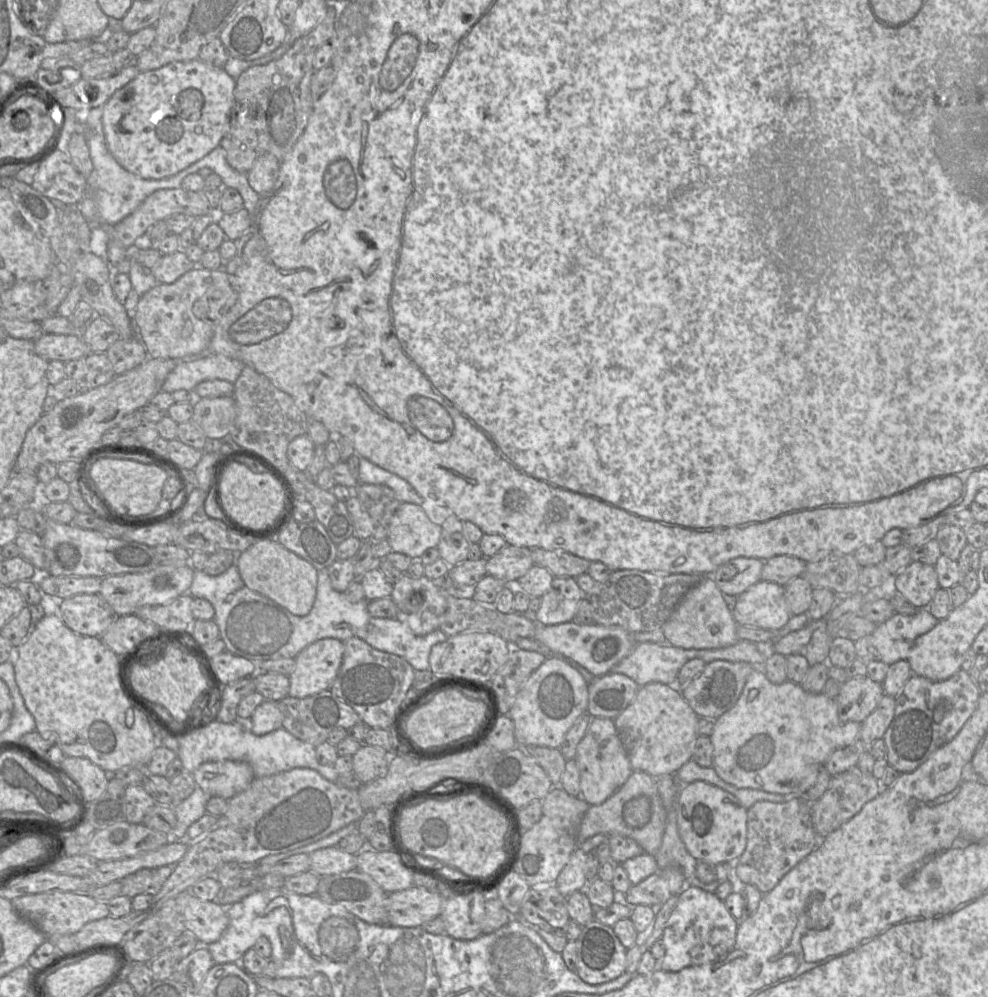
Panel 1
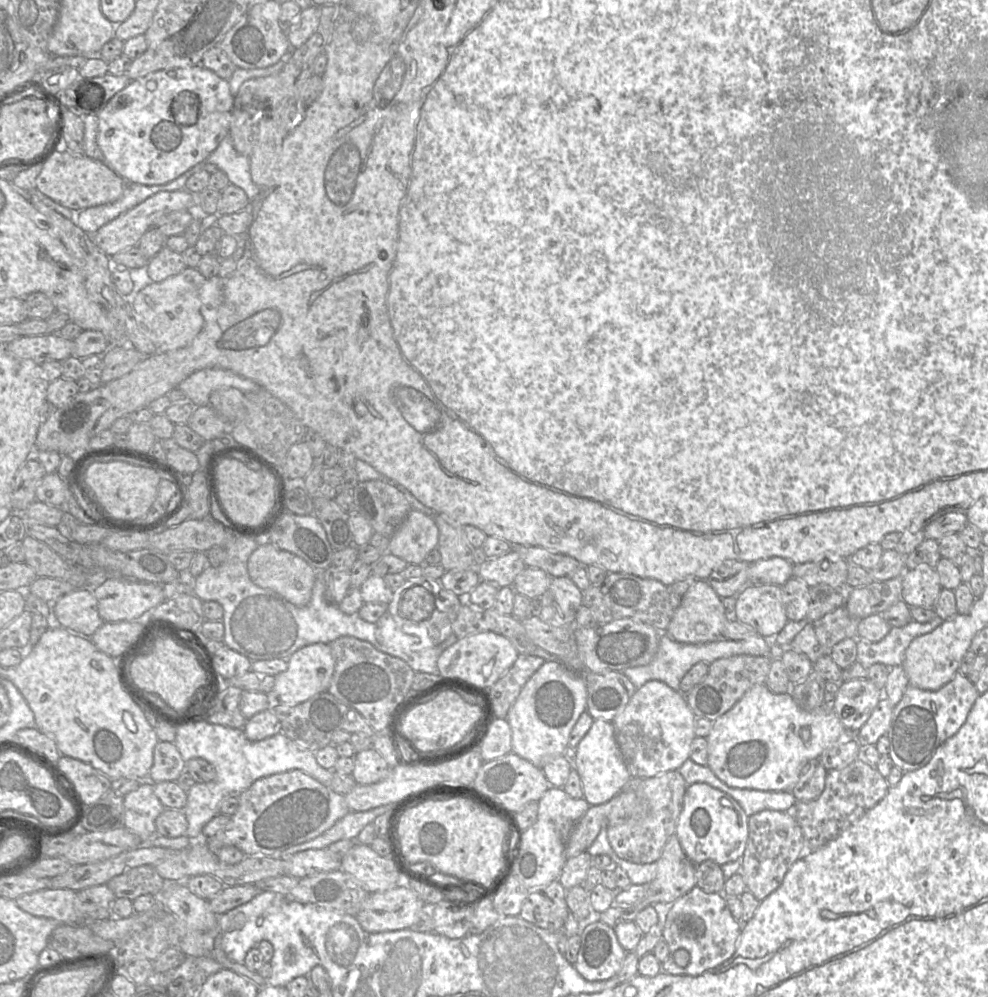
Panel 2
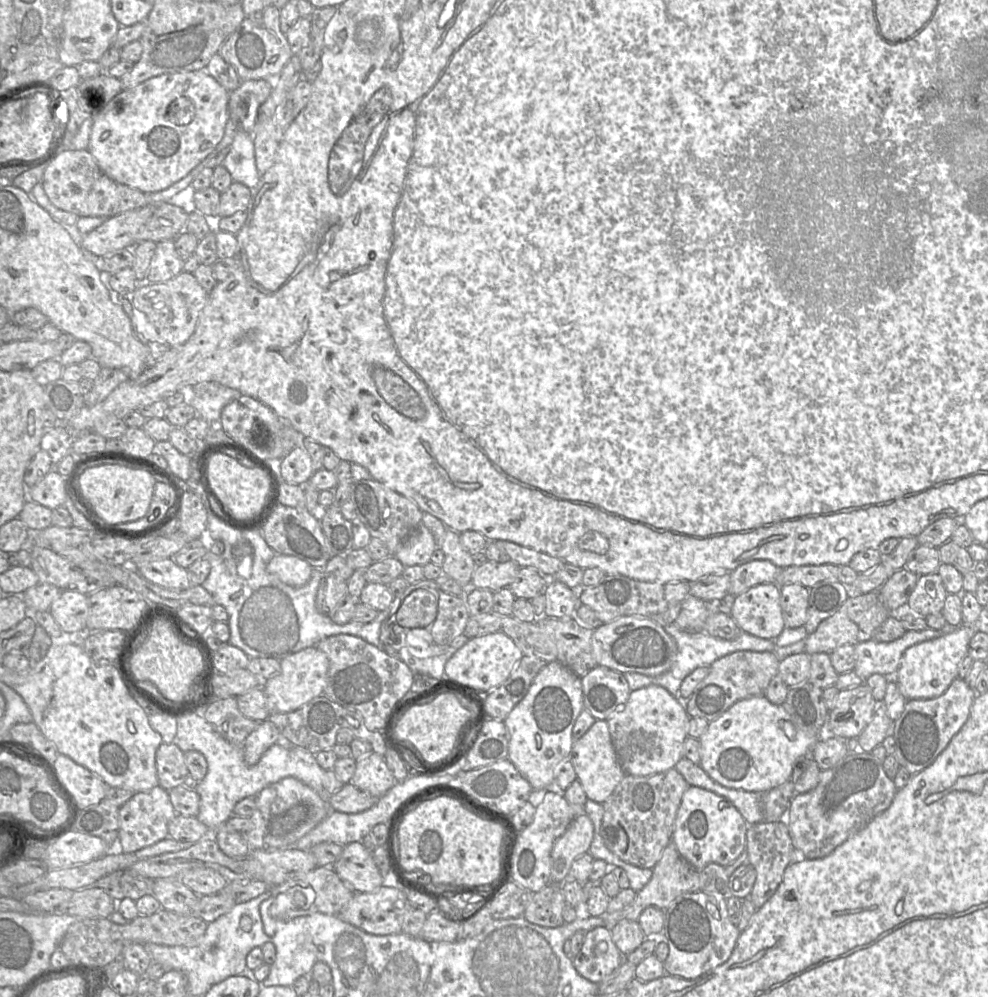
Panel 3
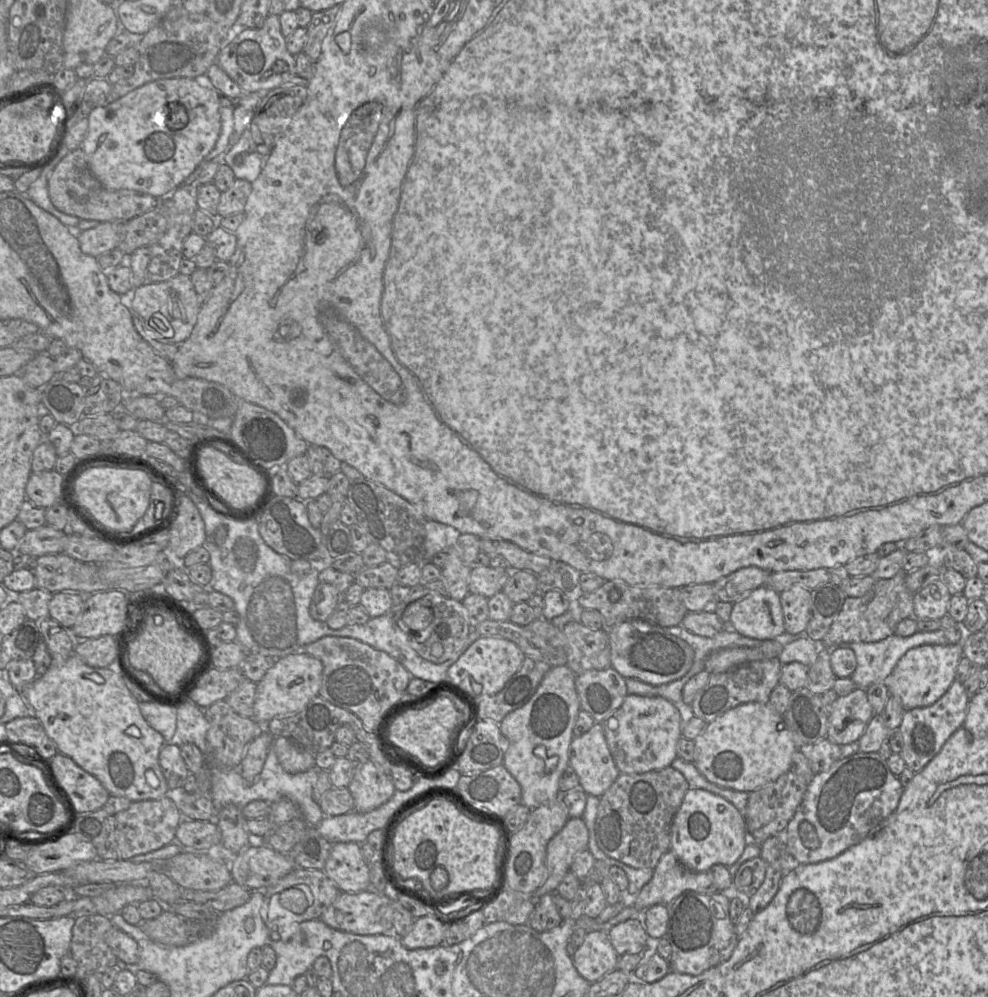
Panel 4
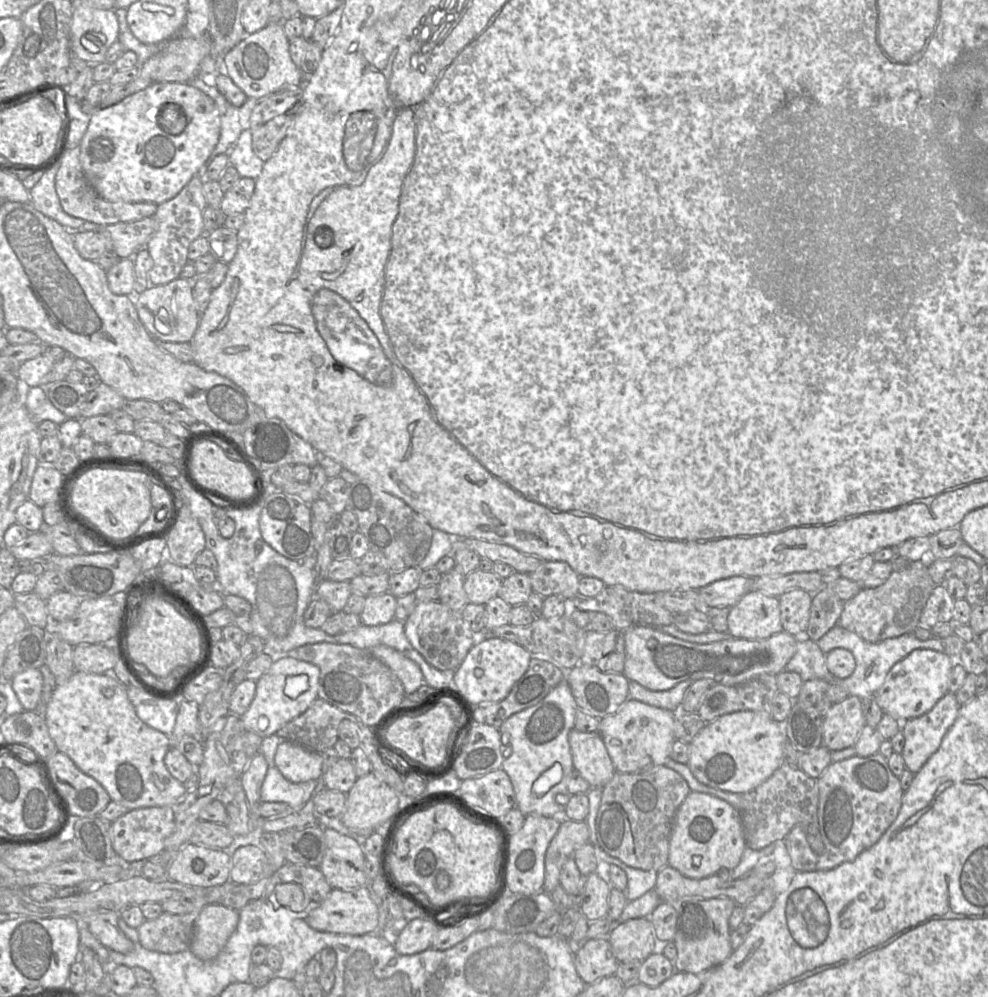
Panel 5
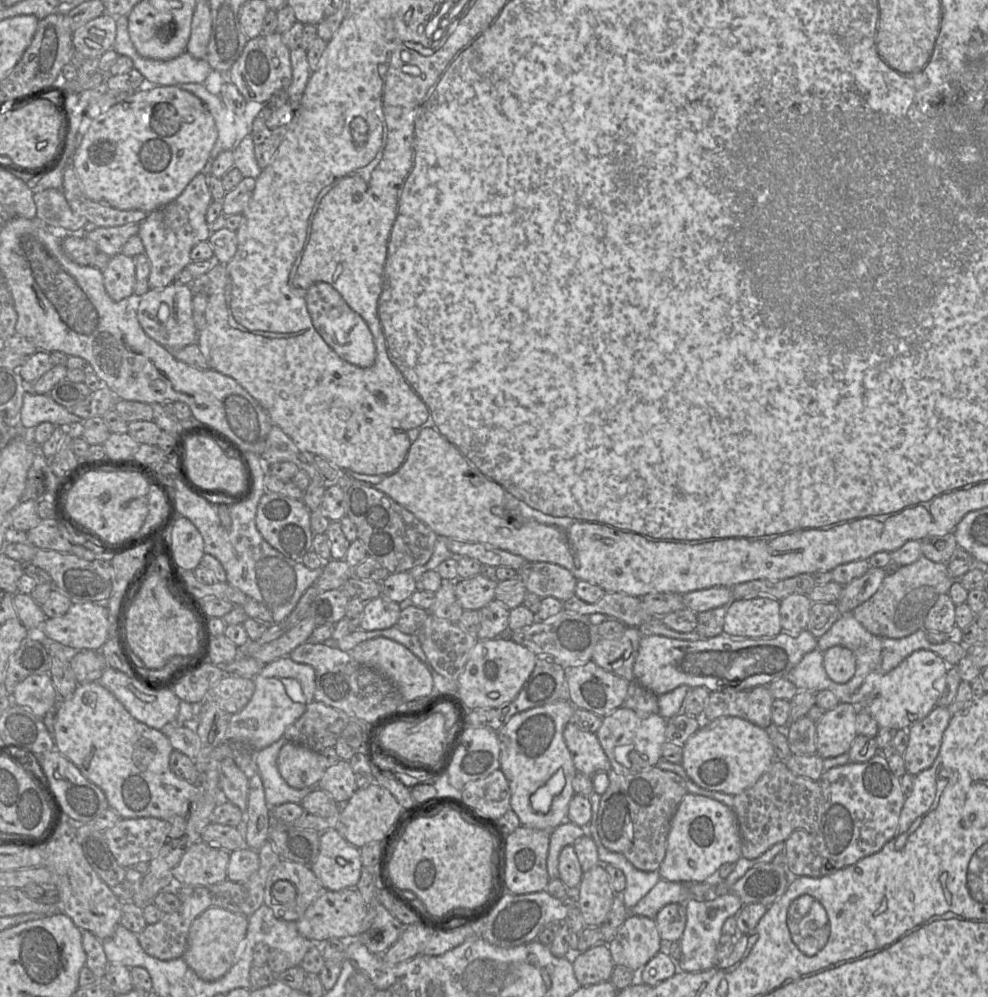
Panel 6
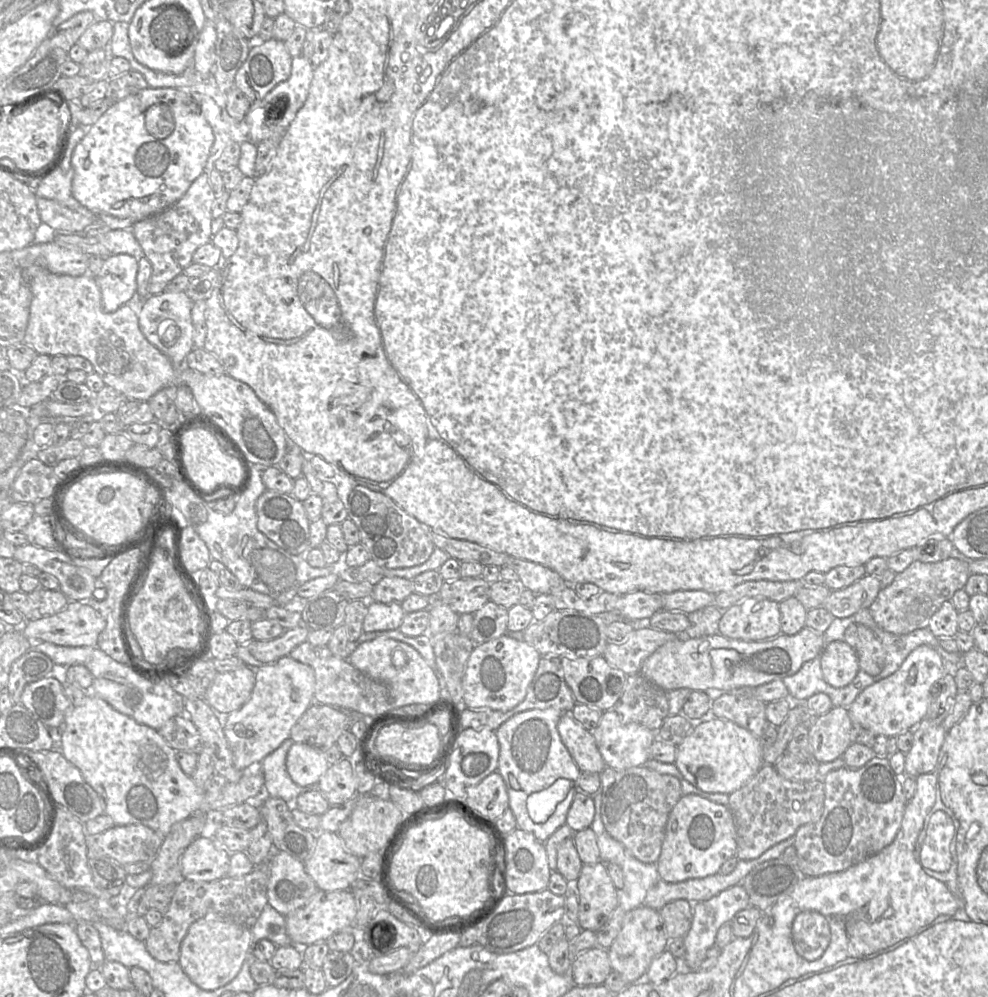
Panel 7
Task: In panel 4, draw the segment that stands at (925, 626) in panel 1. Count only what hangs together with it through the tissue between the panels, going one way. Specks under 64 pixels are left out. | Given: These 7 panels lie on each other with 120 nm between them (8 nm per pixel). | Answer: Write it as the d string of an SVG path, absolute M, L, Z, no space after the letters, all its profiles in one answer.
M961 627L955 629L939 629L933 632L918 631L911 636L902 637L895 634L874 643L850 643L840 646L849 647L853 650L857 659L857 666L850 678L857 685L857 688L867 689L871 684L885 682L892 673L898 660L911 648L917 646L931 645L948 645L962 643L965 633Z

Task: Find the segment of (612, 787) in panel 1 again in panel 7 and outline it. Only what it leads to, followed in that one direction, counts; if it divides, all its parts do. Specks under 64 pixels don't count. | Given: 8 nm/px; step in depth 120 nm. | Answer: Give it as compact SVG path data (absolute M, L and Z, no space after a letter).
M563 713L558 722L560 738L581 773L596 773L606 767L593 734L578 723L570 713Z

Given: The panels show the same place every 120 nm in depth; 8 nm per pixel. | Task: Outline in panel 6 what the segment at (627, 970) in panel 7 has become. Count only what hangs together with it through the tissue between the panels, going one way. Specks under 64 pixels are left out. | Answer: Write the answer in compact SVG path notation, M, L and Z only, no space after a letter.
M629 913L613 939L606 944L616 965L639 972L660 951L661 938L655 919Z

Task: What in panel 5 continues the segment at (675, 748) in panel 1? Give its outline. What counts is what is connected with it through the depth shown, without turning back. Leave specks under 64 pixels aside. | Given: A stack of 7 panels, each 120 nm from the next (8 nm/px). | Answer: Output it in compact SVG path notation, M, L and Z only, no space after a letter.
M628 698L616 713L600 719L598 732L617 772L644 773L670 758L674 723L675 713Z

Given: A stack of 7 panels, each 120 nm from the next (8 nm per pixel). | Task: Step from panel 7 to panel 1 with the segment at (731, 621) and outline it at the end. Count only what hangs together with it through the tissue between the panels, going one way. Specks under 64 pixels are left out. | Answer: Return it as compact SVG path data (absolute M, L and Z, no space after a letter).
M760 580L737 596L733 617L739 626L757 627L773 632L790 619L784 586Z

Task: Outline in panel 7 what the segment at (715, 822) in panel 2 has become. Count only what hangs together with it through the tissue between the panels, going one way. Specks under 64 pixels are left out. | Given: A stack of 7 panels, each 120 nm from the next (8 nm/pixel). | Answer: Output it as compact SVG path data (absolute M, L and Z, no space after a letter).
M696 794L682 795L669 814L661 853L656 864L661 880L676 883L717 874L722 864L735 857L736 852L736 829L729 808Z

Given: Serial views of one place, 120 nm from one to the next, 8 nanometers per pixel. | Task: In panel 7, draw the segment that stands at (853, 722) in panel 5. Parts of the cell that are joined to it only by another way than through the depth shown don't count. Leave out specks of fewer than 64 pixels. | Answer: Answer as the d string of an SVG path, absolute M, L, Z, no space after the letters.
M832 707L817 718L808 731L814 761L818 764L831 762L843 756L852 743L854 724L846 707Z

